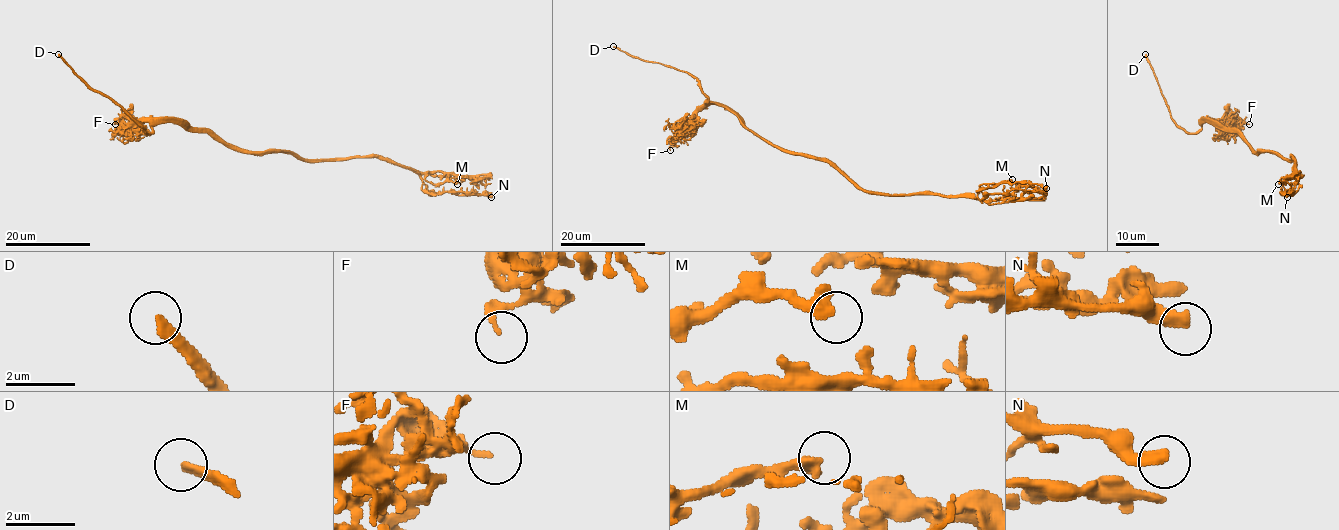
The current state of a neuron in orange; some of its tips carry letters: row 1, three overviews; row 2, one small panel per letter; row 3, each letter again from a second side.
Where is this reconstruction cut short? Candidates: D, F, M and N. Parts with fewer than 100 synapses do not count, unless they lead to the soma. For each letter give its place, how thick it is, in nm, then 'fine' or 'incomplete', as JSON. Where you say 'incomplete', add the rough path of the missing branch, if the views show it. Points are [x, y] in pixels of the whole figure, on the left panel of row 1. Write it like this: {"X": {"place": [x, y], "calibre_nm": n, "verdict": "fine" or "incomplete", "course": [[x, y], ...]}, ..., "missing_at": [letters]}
{"D": {"place": [58, 54], "calibre_nm": 280, "verdict": "incomplete"}, "F": {"place": [115, 124], "calibre_nm": 160, "verdict": "fine"}, "M": {"place": [457, 184], "calibre_nm": 400, "verdict": "fine"}, "N": {"place": [491, 197], "calibre_nm": 400, "verdict": "fine"}, "missing_at": ["D"]}

